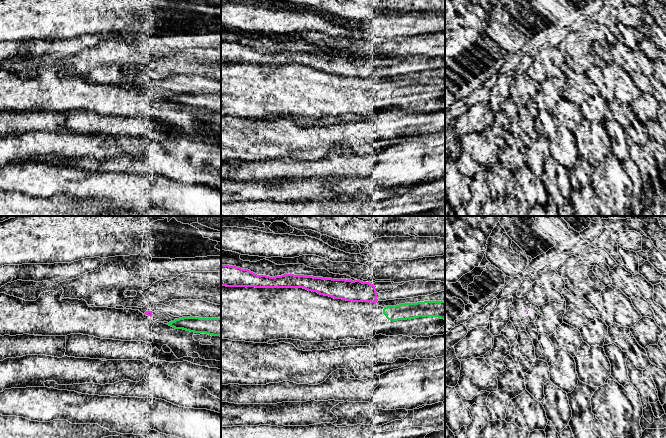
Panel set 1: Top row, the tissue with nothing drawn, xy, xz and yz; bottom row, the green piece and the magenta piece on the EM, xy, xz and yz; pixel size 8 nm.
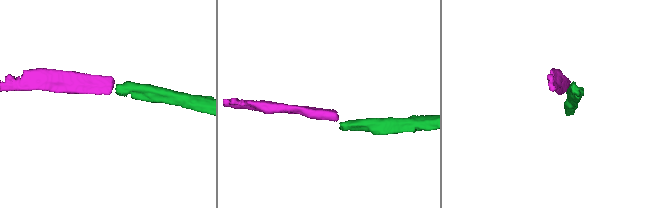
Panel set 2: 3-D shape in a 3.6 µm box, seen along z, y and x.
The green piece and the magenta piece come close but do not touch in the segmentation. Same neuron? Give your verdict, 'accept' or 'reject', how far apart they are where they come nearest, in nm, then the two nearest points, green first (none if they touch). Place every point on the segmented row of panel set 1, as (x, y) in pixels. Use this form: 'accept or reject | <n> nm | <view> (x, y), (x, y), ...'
reject | 80 nm | xz (384, 307), (376, 302)

